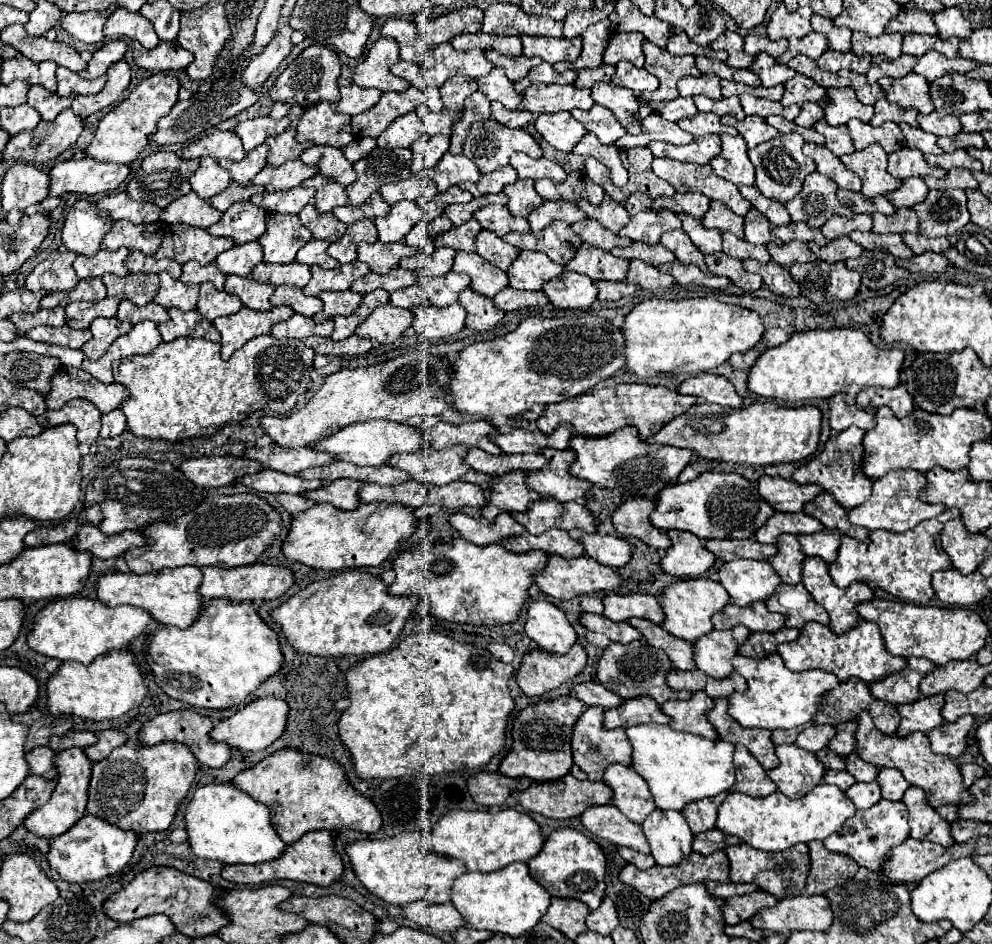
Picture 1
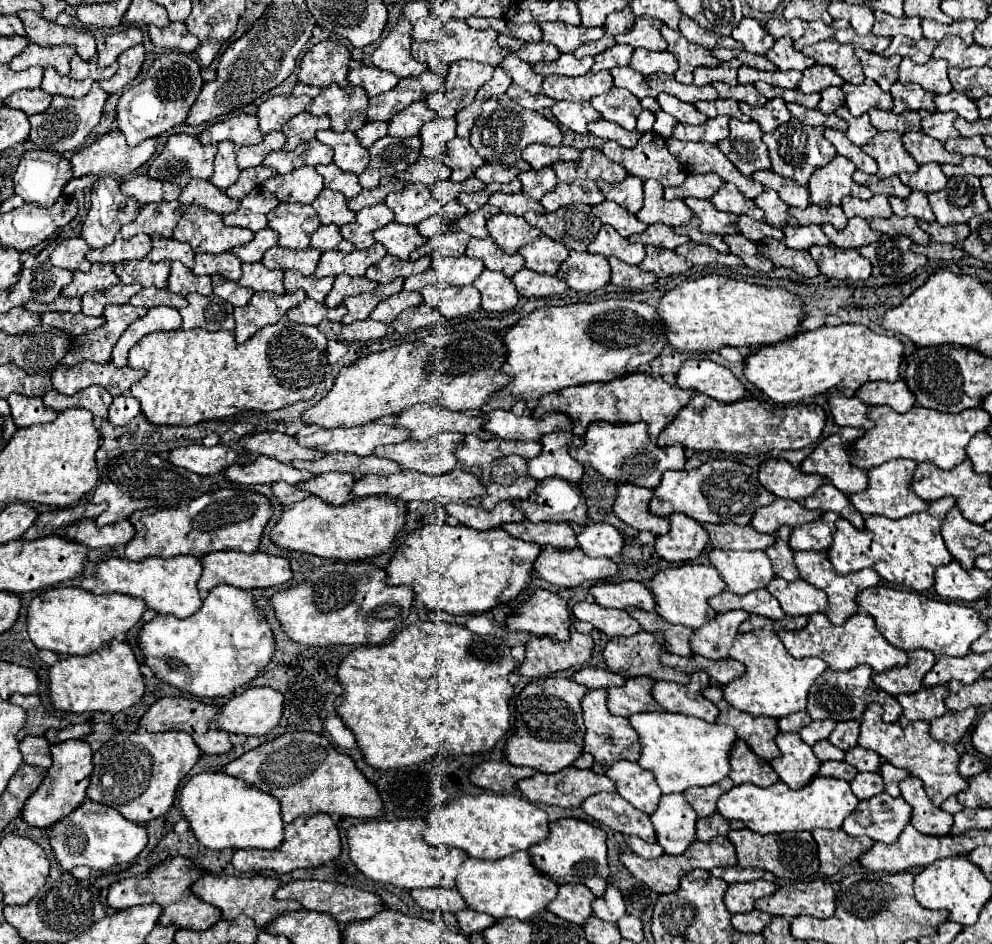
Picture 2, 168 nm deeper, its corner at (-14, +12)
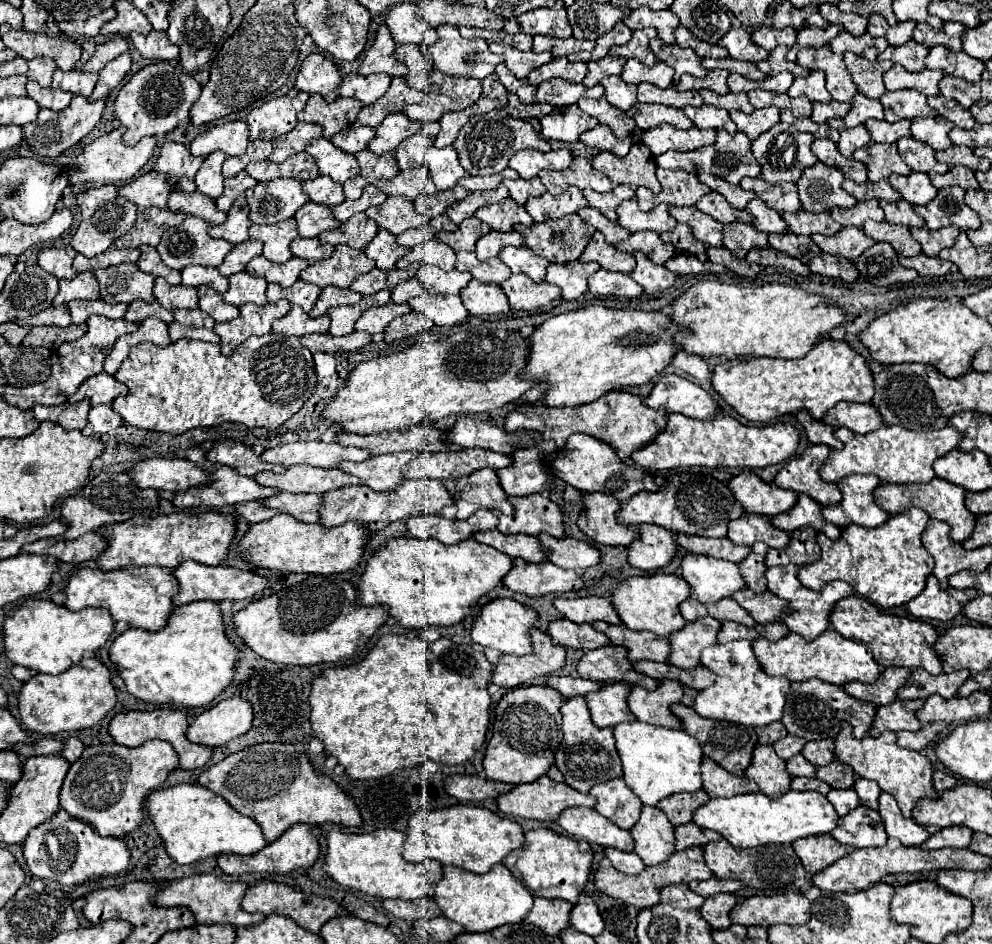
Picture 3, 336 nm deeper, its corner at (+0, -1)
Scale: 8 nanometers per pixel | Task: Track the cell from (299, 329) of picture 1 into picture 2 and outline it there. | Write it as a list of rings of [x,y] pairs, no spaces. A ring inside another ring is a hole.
[[[306,297],[298,307],[292,307],[288,311],[288,321],[296,321],[296,323],[304,323],[304,325],[318,325],[322,319],[342,321],[344,313],[346,313],[344,305],[338,305],[338,307],[330,309],[322,303],[316,303],[314,299]]]

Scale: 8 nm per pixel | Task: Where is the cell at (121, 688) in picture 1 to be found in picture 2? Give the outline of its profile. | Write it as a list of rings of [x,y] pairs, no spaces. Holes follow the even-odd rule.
[[[110,641],[106,647],[86,657],[62,657],[48,669],[48,687],[52,707],[58,711],[84,713],[84,711],[110,711],[118,713],[144,695],[144,677],[138,659],[126,641]]]

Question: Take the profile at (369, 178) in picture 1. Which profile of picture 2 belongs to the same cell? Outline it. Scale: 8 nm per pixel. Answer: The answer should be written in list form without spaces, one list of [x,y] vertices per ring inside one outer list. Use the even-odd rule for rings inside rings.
[[[384,137],[370,147],[370,163],[358,181],[364,189],[378,187],[384,175],[394,177],[398,171],[412,165],[420,155],[418,137]]]

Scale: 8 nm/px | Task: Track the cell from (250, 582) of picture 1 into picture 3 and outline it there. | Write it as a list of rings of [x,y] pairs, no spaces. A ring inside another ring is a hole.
[[[184,562],[172,572],[180,582],[180,592],[174,596],[174,604],[190,604],[196,600],[248,600],[254,596],[260,596],[266,588],[266,578],[260,574],[254,574],[250,570],[240,570],[232,566],[202,566],[198,562]]]

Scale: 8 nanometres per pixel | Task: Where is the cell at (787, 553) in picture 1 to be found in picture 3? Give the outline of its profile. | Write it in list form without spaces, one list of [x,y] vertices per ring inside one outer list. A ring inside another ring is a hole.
[[[750,552],[750,556],[740,564],[740,572],[744,574],[744,580],[748,580],[748,588],[752,588],[756,594],[766,592],[766,564],[764,564],[764,556]]]

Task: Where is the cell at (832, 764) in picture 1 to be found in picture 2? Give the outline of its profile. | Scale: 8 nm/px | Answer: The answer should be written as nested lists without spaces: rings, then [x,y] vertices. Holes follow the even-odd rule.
[[[828,739],[818,741],[812,749],[816,751],[816,757],[818,757],[820,761],[828,761],[828,759],[842,761],[842,759],[844,759],[844,751],[842,751],[842,749],[838,749],[838,747],[832,747],[832,743],[830,743]]]

